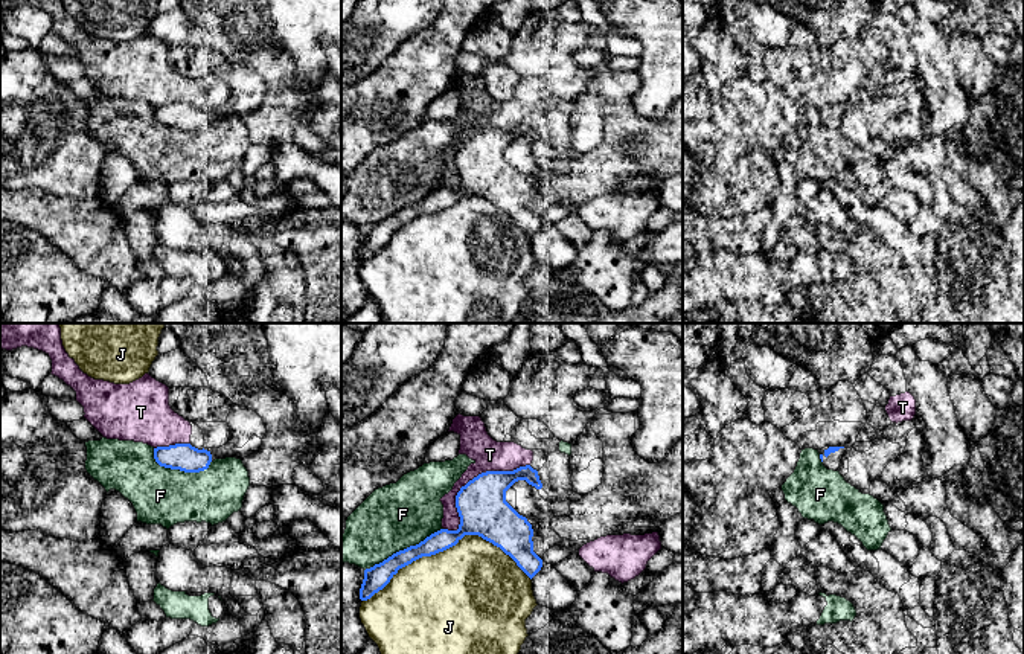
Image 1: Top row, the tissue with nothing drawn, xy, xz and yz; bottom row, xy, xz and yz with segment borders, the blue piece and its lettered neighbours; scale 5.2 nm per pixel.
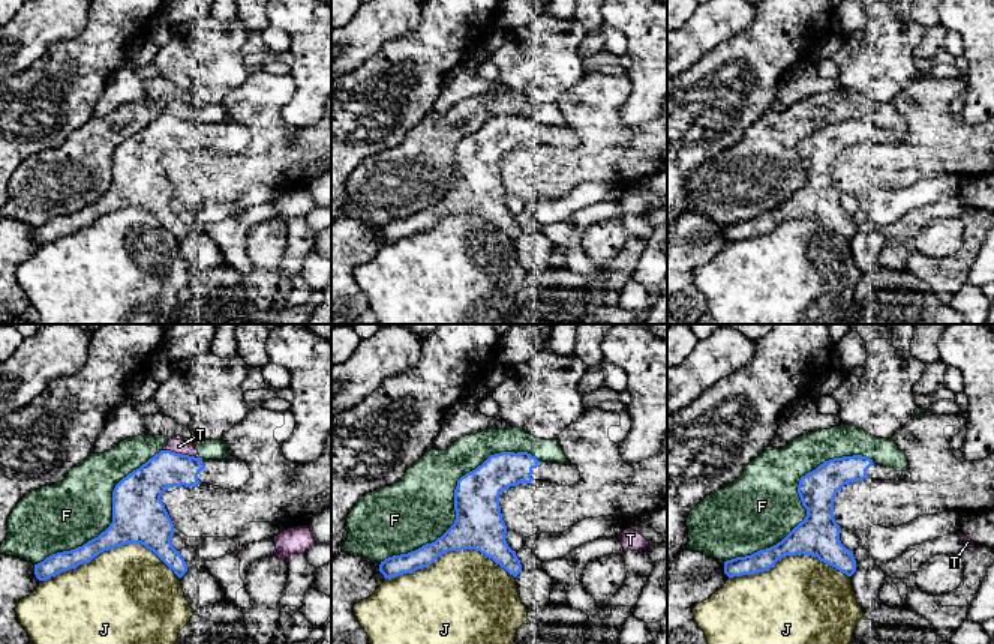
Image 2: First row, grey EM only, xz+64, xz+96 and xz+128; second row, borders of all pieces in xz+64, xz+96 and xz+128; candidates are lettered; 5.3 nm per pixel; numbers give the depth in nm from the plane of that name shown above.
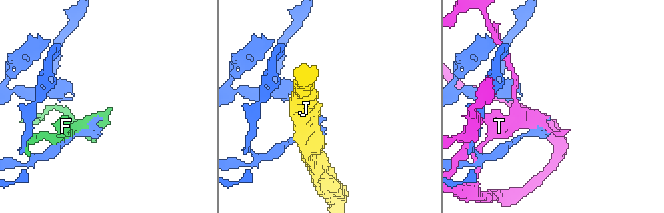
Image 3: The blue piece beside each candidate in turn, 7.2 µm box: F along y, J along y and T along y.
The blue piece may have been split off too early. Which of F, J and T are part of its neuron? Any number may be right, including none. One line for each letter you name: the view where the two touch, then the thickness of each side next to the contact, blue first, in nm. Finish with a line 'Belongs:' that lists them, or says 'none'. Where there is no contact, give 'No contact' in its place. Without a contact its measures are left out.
Belongs: none

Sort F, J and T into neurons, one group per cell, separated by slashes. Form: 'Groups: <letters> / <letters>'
Groups: F / J / T

